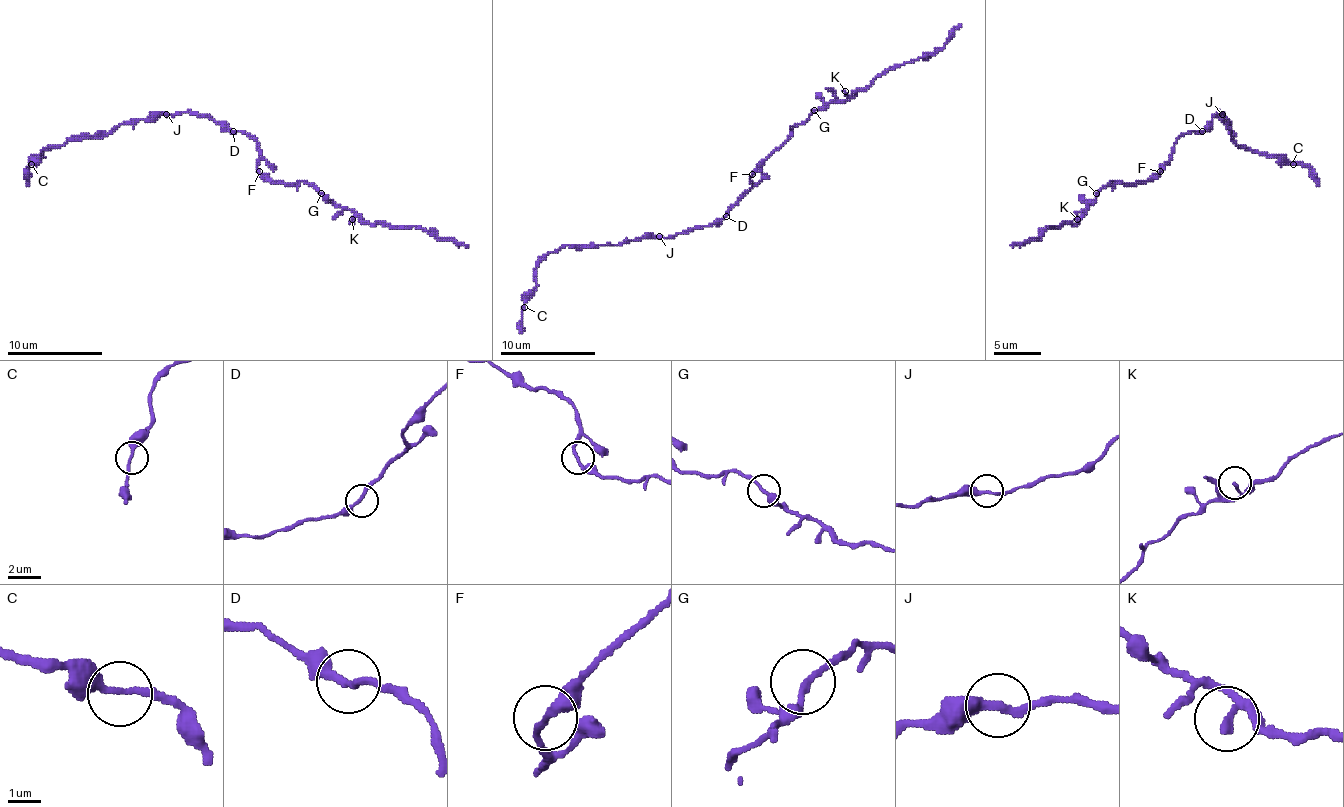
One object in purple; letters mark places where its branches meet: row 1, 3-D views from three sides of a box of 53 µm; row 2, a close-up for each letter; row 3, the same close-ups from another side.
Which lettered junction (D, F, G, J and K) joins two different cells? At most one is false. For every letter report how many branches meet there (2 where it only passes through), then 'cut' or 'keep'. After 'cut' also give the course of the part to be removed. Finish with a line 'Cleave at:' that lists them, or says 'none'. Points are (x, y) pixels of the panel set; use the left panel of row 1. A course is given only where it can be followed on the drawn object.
D: branches 2; keep
F: branches 2; keep
G: branches 2; keep
J: branches 2; cut; course (166, 114), (131, 119), (107, 133), (72, 136), (29, 164), (26, 186)
K: branches 2; keep
Cleave at: J

